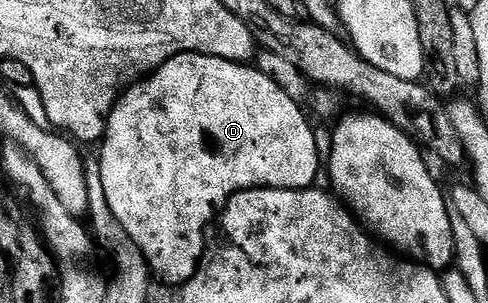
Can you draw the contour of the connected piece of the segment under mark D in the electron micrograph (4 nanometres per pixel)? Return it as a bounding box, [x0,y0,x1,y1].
[97,52,319,286]

